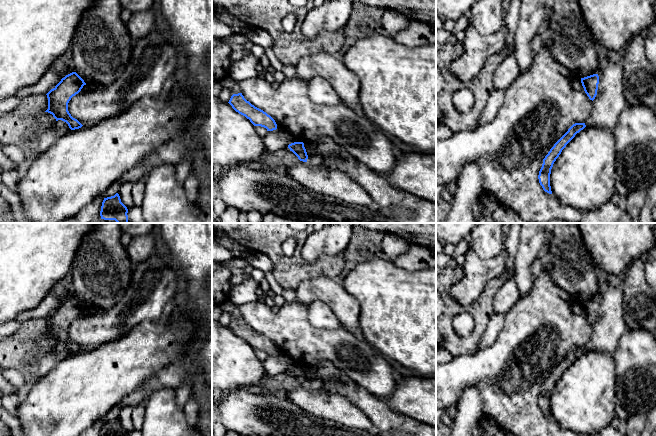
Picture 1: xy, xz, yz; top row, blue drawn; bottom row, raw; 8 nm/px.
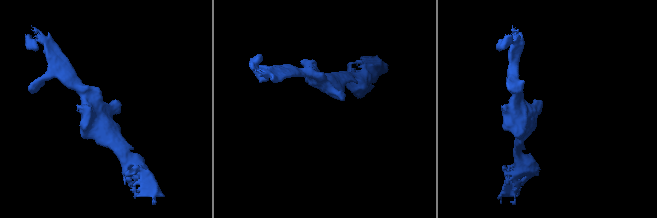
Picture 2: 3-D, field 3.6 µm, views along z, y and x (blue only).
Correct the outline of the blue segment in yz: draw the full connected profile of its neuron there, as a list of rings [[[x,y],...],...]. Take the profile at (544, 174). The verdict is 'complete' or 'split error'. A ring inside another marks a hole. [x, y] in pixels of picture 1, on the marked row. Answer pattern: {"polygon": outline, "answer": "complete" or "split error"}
{"polygon": [[[575,123],[568,131],[554,144],[548,154],[543,159],[542,167],[539,171],[538,179],[543,190],[552,194],[550,186],[550,174],[554,162],[561,154],[566,145],[575,137],[577,133],[586,127],[585,123]]], "answer": "complete"}

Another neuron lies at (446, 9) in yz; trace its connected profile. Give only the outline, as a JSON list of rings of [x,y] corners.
[[[436,0],[436,14],[443,21],[457,21],[467,15],[477,0]]]

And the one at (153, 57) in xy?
[[[162,14],[156,15],[154,25],[149,33],[133,42],[131,58],[123,74],[106,86],[84,85],[81,91],[69,101],[69,113],[83,126],[89,127],[105,119],[120,115],[144,97],[160,95],[166,80],[174,74],[179,52],[179,42],[168,22]]]

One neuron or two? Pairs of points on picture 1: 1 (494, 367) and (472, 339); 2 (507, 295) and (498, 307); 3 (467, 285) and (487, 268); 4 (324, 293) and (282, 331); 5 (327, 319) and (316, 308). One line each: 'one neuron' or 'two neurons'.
1: two neurons
2: one neuron
3: one neuron
4: two neurons
5: one neuron

